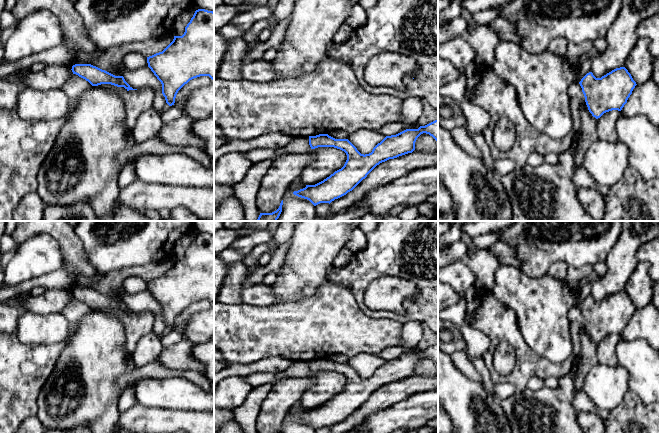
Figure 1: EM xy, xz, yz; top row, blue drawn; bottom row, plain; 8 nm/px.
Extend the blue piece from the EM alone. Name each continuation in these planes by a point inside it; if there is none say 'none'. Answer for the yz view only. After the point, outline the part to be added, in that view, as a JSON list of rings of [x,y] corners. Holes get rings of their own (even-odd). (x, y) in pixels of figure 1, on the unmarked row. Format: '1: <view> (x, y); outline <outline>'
none

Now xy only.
none

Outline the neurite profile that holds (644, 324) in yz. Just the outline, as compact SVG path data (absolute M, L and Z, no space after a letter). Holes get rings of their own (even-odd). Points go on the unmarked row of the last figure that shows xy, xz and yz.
M652 303L637 308L620 336L626 341L644 339L659 351L659 309Z

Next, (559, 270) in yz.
M558 261L550 266L548 274L557 280L566 281L568 268L569 265L567 263L563 261Z

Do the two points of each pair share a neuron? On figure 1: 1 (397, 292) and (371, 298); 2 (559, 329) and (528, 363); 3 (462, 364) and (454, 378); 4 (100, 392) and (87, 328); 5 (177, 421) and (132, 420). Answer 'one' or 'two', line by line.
1: one
2: two
3: two
4: one
5: one

